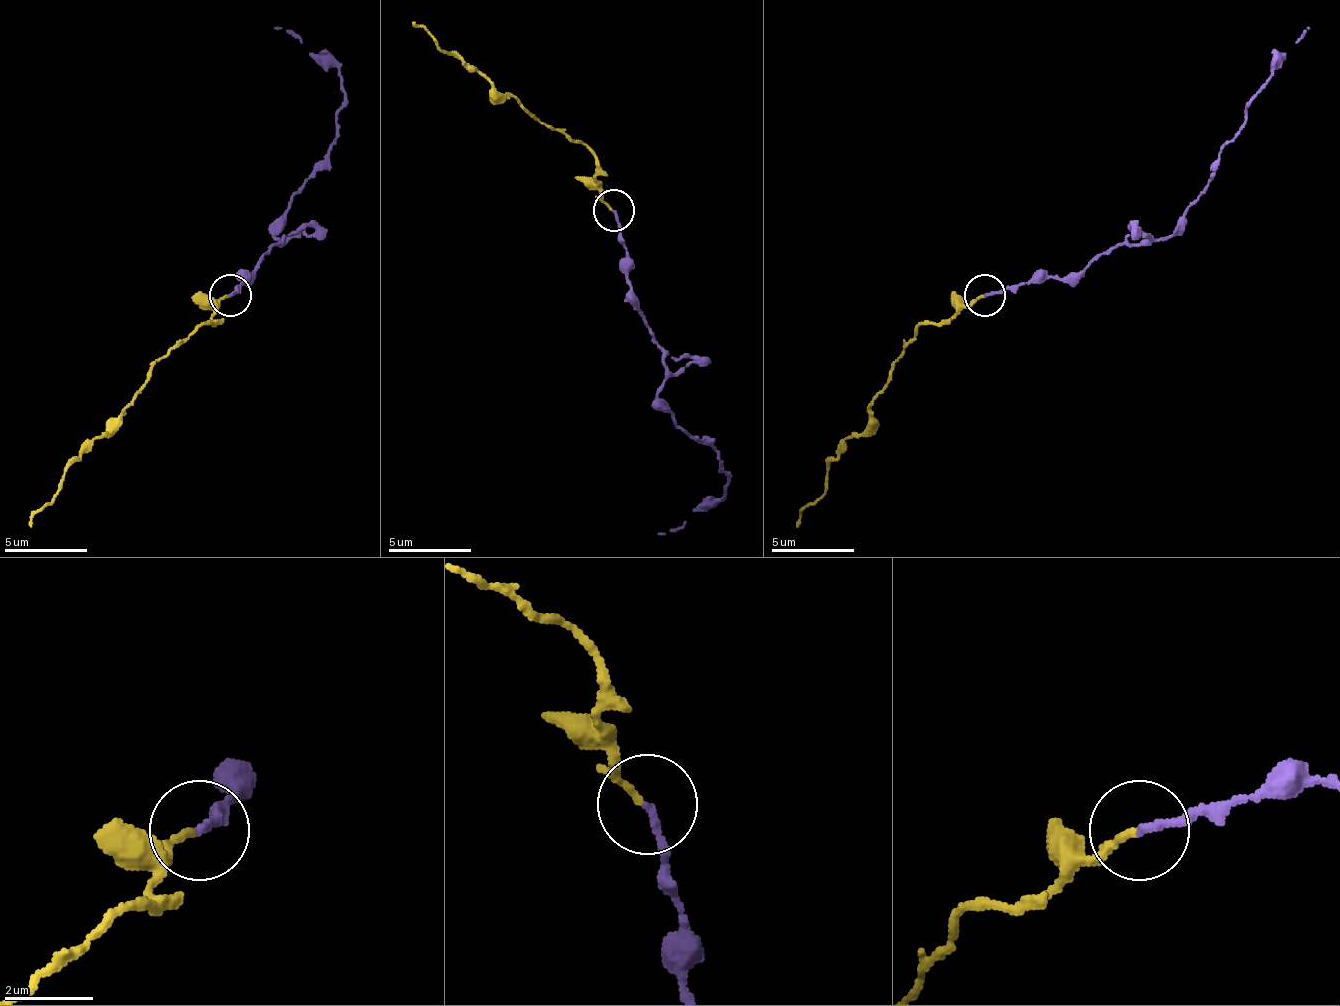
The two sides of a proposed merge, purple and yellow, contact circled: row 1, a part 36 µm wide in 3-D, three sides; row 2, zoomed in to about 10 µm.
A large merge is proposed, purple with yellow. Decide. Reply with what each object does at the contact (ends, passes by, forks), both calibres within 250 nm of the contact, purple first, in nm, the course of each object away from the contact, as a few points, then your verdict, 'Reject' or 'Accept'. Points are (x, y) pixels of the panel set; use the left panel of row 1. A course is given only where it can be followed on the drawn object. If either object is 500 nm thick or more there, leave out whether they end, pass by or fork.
At the ring purple ends. At the ring yellow passes by. Thickness 160 nm (purple) against 100 nm. Course of purple: (231, 294), (277, 244), (289, 199), (335, 141), (343, 95), (339, 70), (322, 66), (297, 37), (272, 29). Course of yellow: (227, 294), (210, 315), (210, 323), (194, 331), (152, 369), (119, 423), (73, 464), (61, 489), (28, 526). Accept

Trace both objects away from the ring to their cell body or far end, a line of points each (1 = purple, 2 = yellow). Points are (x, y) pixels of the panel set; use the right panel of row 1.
1: (986, 294), (1027, 282), (1077, 278), (1122, 244), (1168, 236), (1230, 141), (1251, 95), (1272, 66), (1309, 29)
2: (986, 294), (953, 315), (915, 331), (890, 369), (870, 423), (828, 464), (828, 489), (795, 526)

